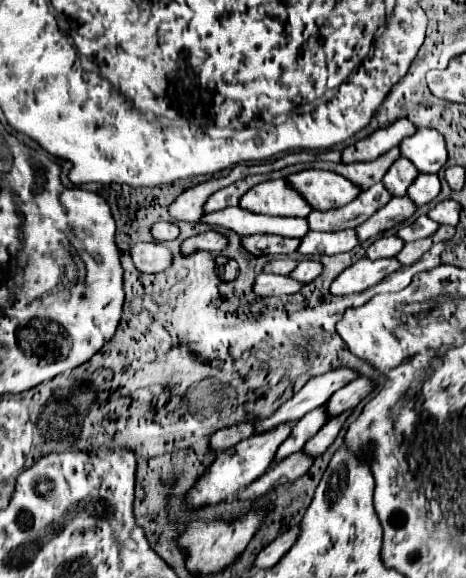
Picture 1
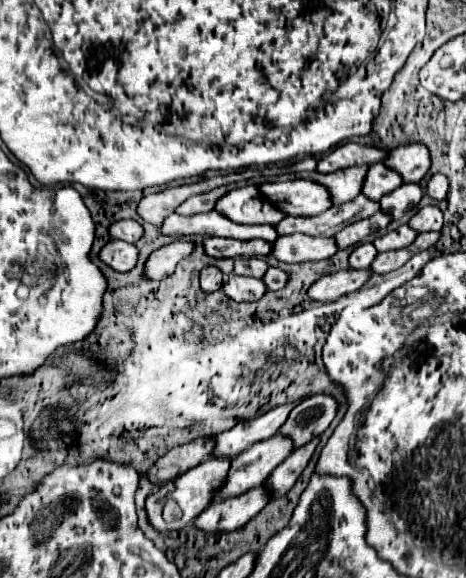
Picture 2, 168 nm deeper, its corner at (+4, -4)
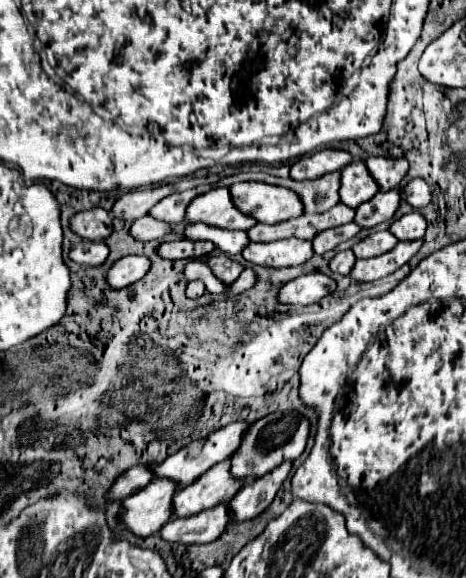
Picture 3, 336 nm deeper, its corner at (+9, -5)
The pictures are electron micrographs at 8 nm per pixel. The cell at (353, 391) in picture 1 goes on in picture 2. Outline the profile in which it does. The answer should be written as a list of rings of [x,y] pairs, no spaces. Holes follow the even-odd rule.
[[[328,394],[304,398],[292,408],[292,414],[288,414],[288,422],[280,426],[278,434],[292,438],[294,448],[300,448],[312,438],[320,436],[330,426],[332,418],[336,416],[336,410],[338,404]]]

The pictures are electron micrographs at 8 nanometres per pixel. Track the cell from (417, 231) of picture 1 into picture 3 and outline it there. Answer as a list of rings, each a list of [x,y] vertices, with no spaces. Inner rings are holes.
[[[377,231],[377,233],[361,239],[359,243],[355,243],[351,249],[355,251],[357,259],[363,259],[363,257],[383,255],[383,253],[391,251],[397,243],[399,243],[399,239],[391,231]]]

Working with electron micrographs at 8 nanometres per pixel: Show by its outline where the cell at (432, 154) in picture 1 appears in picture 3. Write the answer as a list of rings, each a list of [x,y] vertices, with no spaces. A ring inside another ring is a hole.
[[[369,157],[365,163],[367,163],[367,169],[371,171],[371,175],[375,177],[375,181],[379,183],[381,191],[399,187],[399,183],[405,179],[405,175],[409,171],[409,163],[403,157],[401,159]]]

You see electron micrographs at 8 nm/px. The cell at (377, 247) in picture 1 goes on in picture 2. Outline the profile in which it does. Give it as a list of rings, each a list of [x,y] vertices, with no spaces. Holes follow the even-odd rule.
[[[364,242],[360,246],[356,246],[350,256],[348,256],[348,266],[354,270],[368,270],[372,260],[376,258],[376,248],[370,242]]]

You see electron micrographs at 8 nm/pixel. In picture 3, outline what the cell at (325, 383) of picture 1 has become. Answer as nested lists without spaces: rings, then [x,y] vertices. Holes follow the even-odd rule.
[[[233,421],[233,423],[229,423],[229,425],[225,425],[225,427],[217,429],[217,431],[213,431],[211,435],[193,441],[191,445],[179,449],[177,453],[169,455],[163,463],[159,463],[155,467],[155,475],[157,477],[175,479],[181,487],[187,487],[197,477],[201,477],[205,471],[209,471],[215,463],[221,463],[223,459],[227,459],[229,455],[233,455],[241,447],[241,441],[243,441],[243,437],[245,437],[245,433],[247,433],[249,427],[251,427],[251,423],[247,423],[247,421]]]

